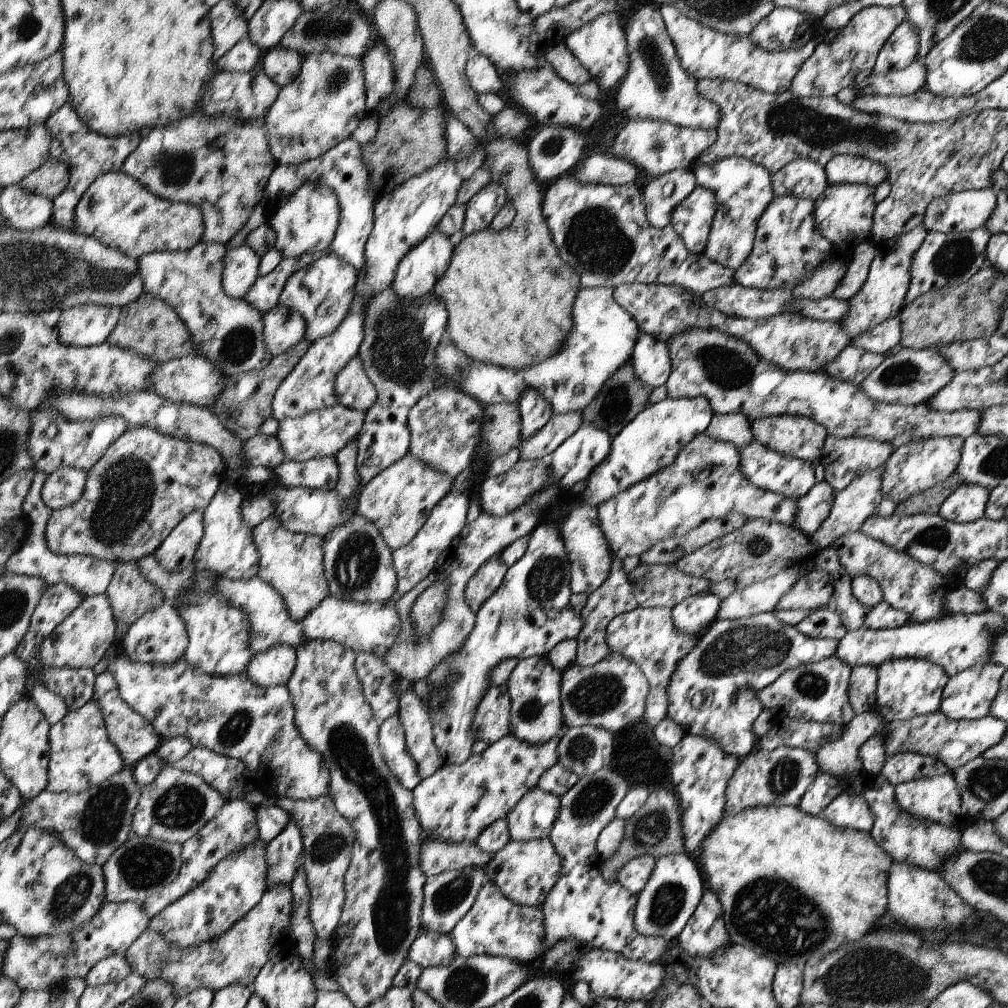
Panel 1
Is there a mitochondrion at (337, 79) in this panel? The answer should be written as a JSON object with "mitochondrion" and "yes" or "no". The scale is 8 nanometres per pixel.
{"mitochondrion":"yes"}

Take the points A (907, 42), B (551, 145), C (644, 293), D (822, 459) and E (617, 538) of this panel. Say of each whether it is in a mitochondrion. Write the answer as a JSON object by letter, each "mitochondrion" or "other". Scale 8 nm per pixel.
{"A":"other","B":"mitochondrion","C":"other","D":"other","E":"other"}

